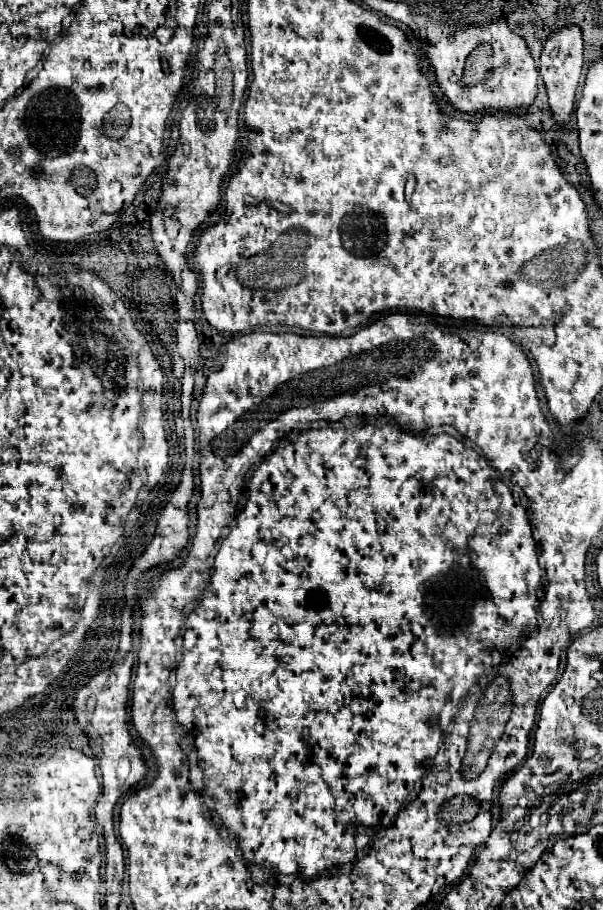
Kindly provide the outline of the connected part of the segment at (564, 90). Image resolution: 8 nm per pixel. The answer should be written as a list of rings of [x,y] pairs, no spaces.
[[[578,26],[564,28],[562,32],[556,32],[552,38],[546,40],[542,56],[540,56],[540,76],[546,86],[548,94],[548,106],[552,116],[556,118],[558,126],[564,128],[570,120],[570,114],[574,110],[574,96],[576,96],[576,86],[580,82],[584,58],[582,58],[582,32]]]

